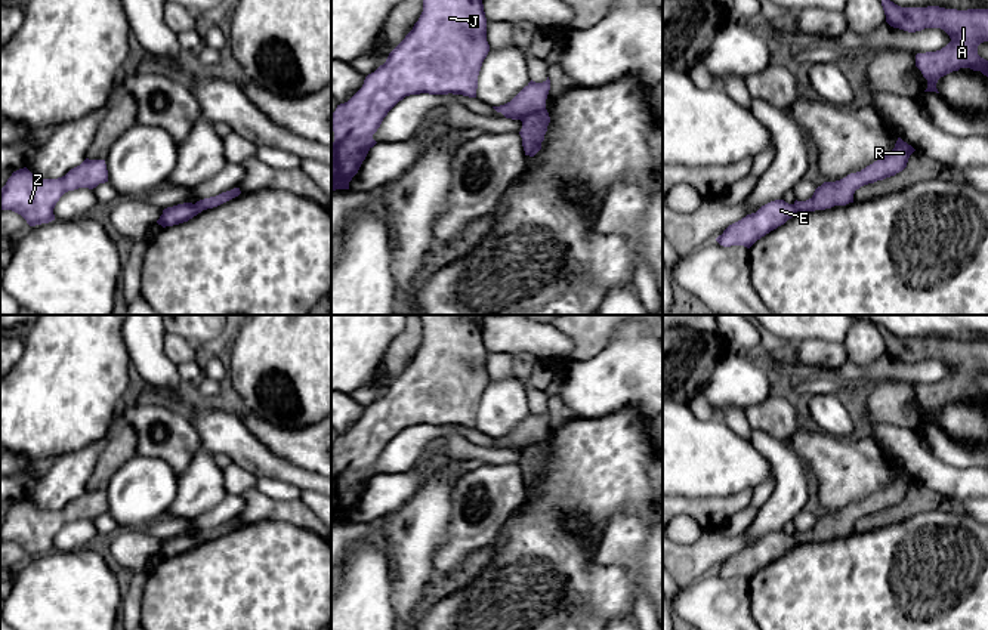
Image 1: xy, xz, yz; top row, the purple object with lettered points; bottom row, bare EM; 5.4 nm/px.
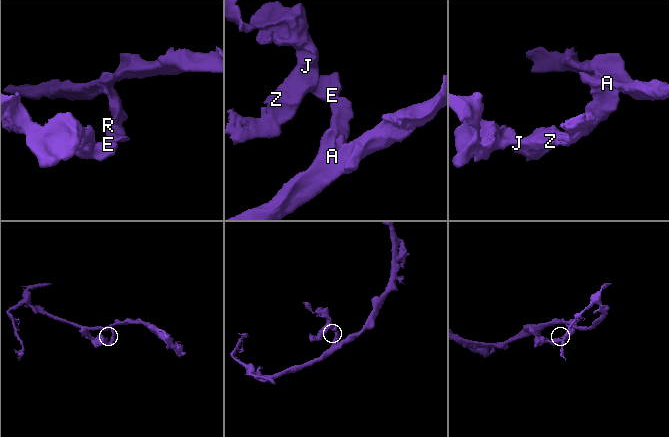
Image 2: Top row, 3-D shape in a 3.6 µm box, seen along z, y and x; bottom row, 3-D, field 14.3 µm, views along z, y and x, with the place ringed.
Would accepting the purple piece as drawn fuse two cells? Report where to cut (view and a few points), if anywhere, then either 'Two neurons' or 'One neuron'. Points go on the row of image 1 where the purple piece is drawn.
Split along xz (545, 107), (528, 114), (522, 122). Two neurons

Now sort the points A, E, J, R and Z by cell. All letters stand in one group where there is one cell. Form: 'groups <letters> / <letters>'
groups A R / E J Z

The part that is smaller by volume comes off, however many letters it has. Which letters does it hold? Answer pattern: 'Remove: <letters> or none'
Remove: E, J, Z

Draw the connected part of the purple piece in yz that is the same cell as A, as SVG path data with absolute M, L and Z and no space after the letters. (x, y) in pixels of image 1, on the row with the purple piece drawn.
M882 0L882 6L893 28L908 33L941 28L950 35L951 41L941 50L916 55L916 67L927 80L924 92L939 93L938 80L960 68L988 77L988 61L978 55L978 46L988 41L988 9L901 7L890 0Z

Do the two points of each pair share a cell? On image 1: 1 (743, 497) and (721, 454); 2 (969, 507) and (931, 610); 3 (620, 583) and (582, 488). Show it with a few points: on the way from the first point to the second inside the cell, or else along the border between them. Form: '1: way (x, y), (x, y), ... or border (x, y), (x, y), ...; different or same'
1: border (752, 488), (706, 497); different
2: border (950, 505), (972, 518); different
3: way (590, 571), (553, 534), (553, 512); same

